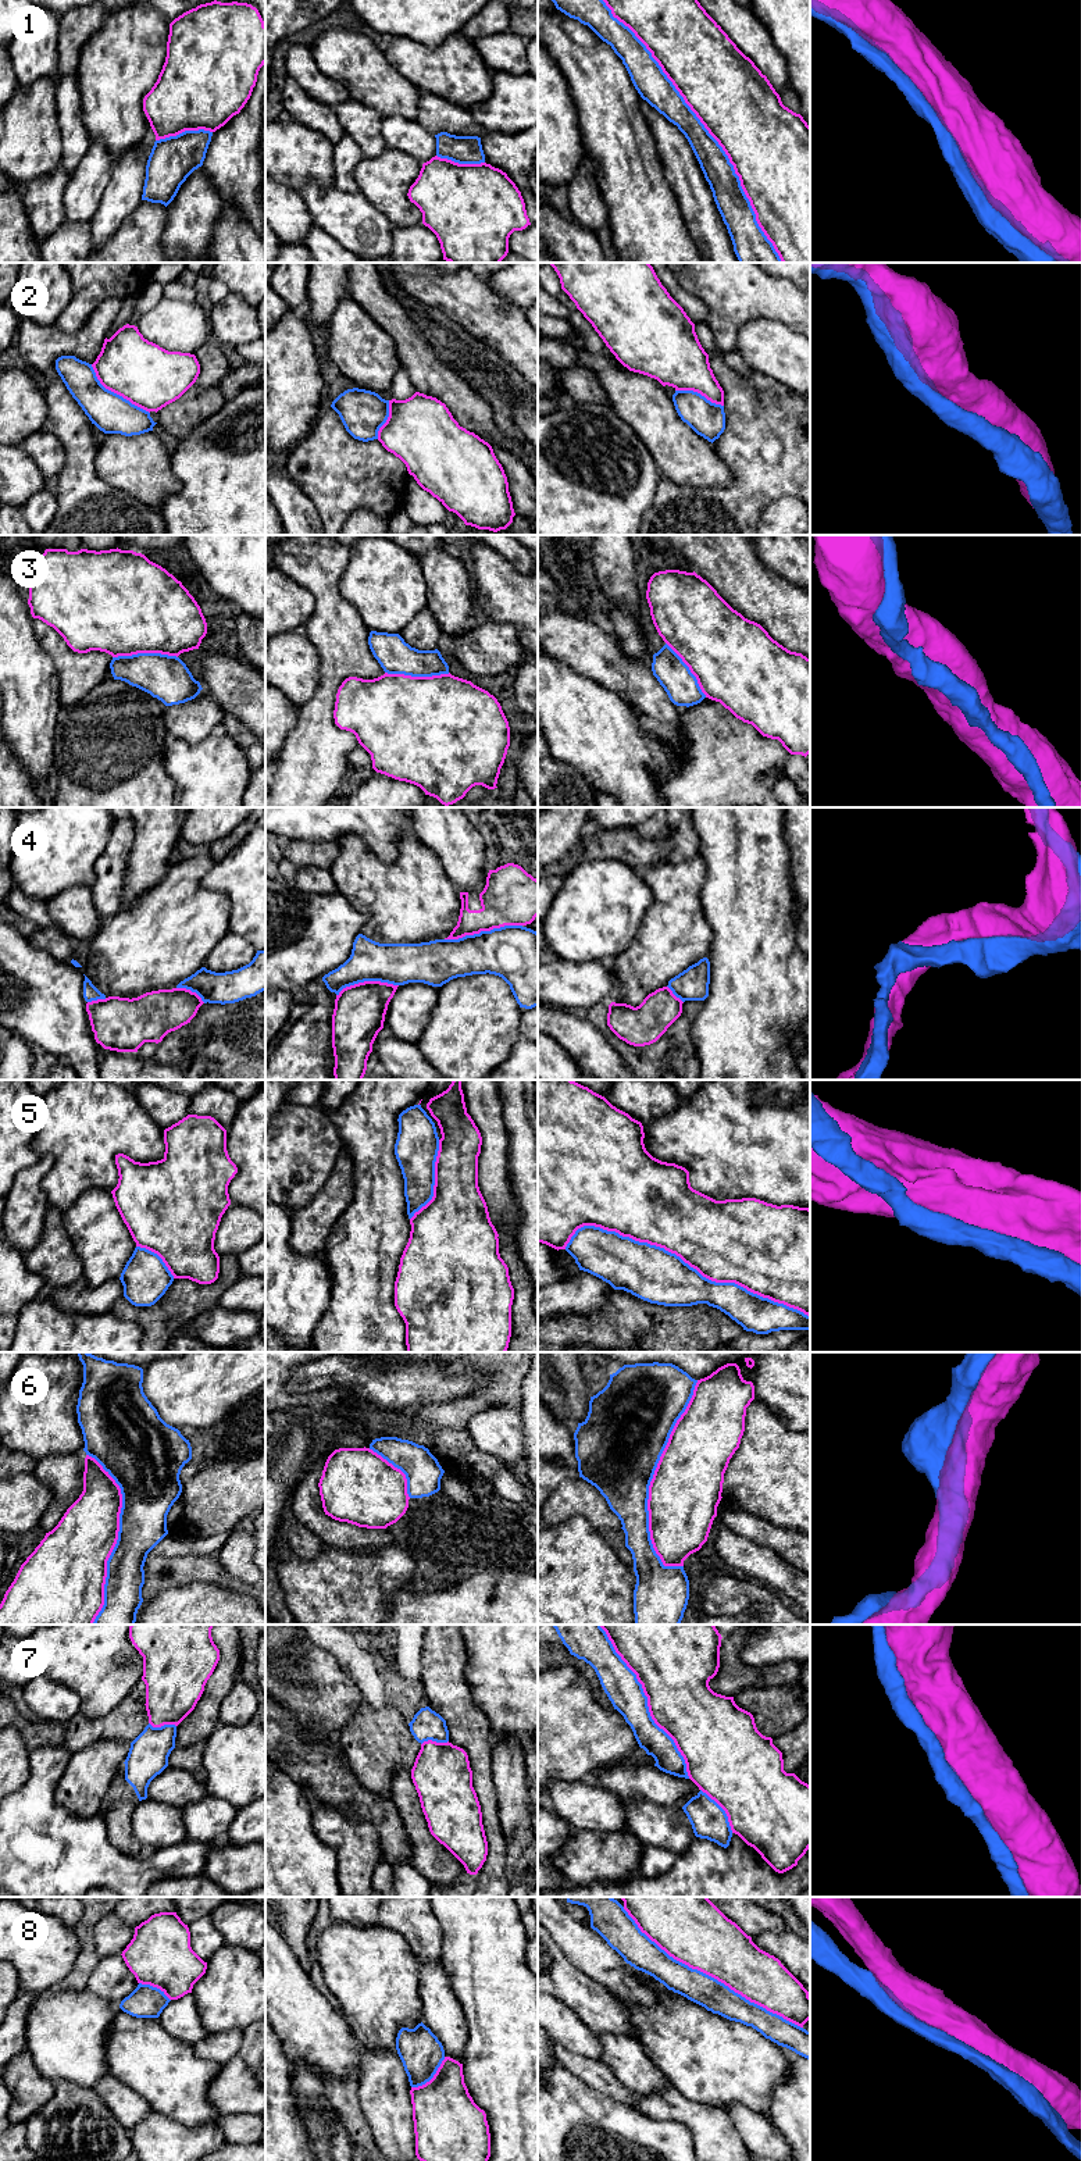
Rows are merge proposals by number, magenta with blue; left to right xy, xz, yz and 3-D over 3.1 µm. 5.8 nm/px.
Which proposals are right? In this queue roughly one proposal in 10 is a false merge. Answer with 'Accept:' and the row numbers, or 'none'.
Accept: 1, 2, 3, 4, 5, 6, 7, 8

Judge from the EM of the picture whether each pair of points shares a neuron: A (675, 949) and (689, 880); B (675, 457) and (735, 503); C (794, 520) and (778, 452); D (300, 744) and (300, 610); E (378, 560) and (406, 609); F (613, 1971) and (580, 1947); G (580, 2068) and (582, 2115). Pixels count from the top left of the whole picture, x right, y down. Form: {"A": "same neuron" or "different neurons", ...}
{"A": "same neuron", "B": "different neurons", "C": "different neurons", "D": "different neurons", "E": "same neuron", "F": "same neuron", "G": "different neurons"}

